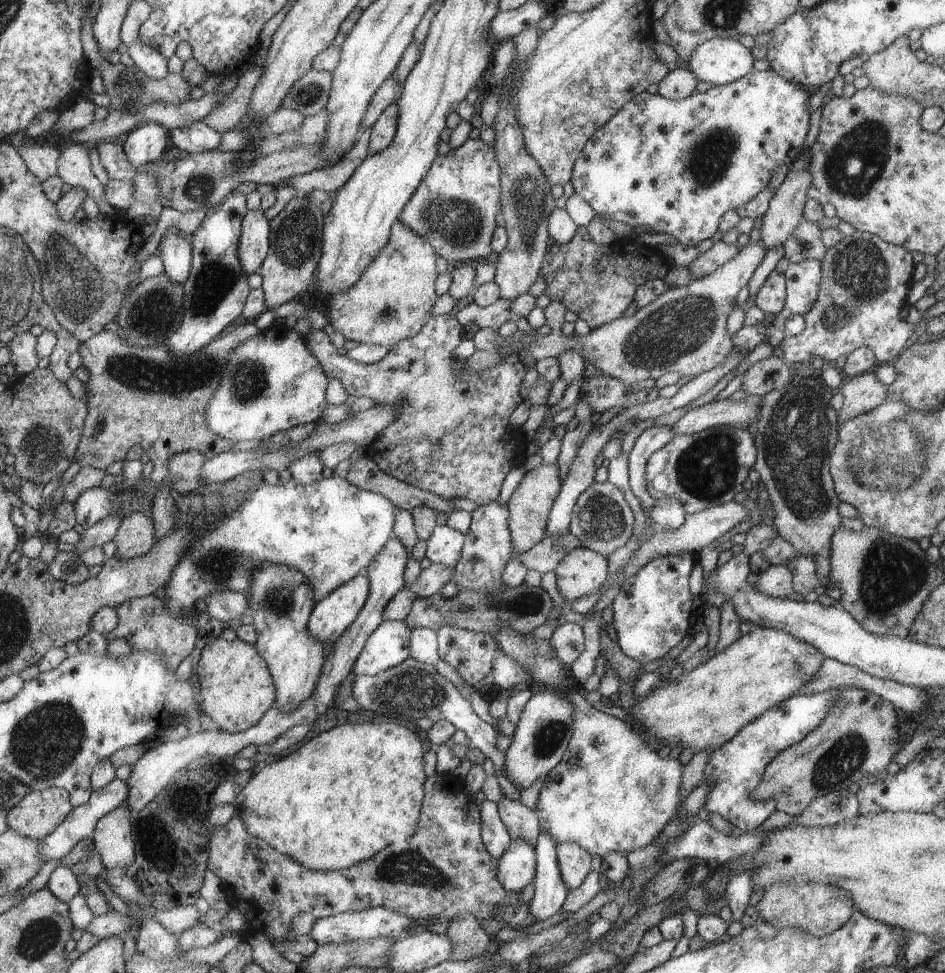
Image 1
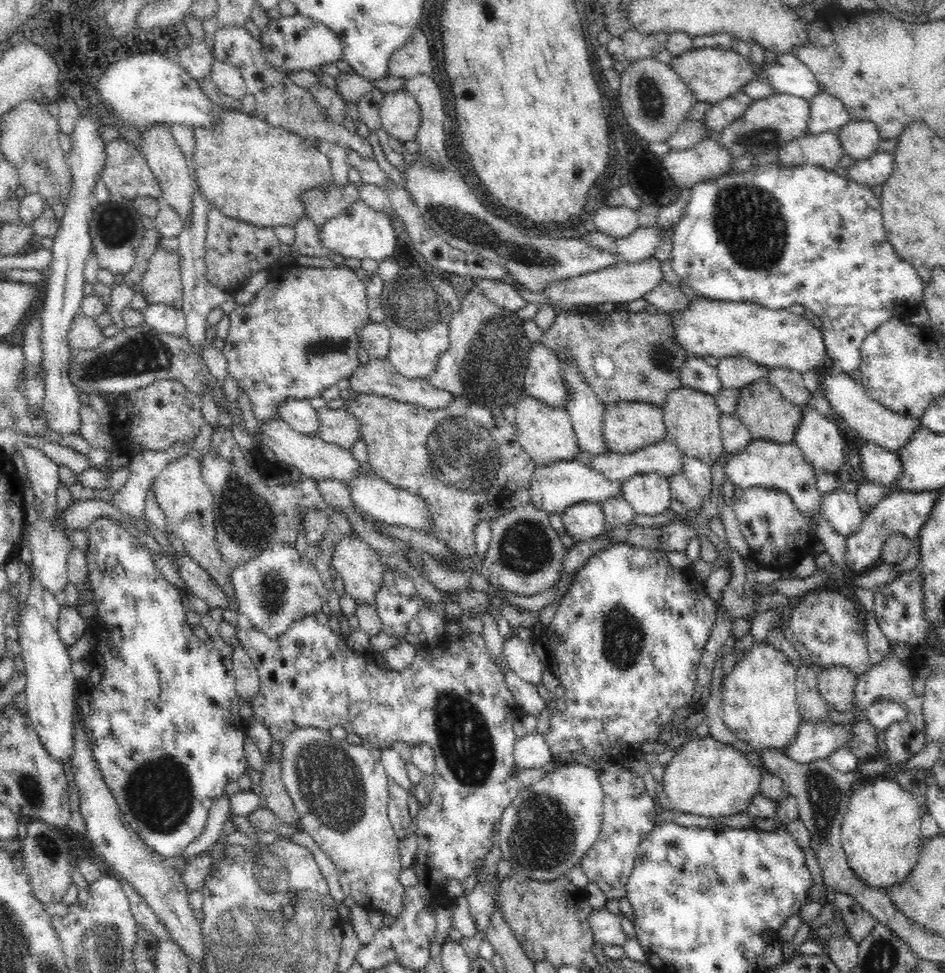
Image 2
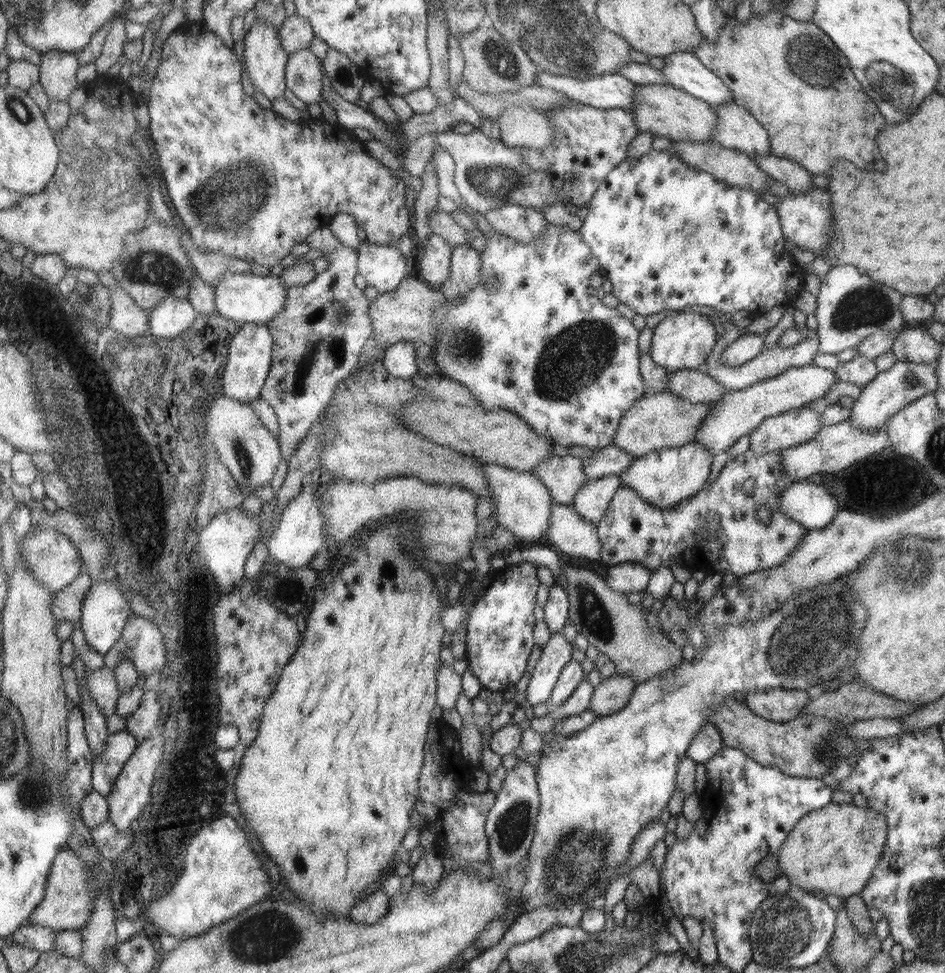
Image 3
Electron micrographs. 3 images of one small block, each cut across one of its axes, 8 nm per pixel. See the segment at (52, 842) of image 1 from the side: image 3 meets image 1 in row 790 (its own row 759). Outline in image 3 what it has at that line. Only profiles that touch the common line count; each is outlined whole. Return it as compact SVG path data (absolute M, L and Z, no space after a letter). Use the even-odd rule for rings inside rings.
M124 730L106 737L106 748L93 759L91 768L91 781L98 794L110 794L114 781L138 745L139 741Z

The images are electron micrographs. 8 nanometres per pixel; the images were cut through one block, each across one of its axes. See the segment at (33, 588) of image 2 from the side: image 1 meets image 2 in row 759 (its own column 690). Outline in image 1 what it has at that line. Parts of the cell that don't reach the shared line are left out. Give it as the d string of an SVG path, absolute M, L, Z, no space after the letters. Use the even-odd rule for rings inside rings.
M720 37L707 40L692 54L685 66L698 80L710 84L727 85L744 78L754 69L754 54L742 46L738 38L722 40Z

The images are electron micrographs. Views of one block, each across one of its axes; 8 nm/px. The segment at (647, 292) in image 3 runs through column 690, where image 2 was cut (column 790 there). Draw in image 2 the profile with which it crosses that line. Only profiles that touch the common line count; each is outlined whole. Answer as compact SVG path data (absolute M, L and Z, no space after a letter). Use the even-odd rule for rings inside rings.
M769 163L759 167L751 166L748 170L730 170L716 178L702 179L686 192L689 198L685 213L674 226L672 260L670 262L674 272L682 278L685 285L694 288L700 297L708 297L712 301L750 301L772 310L790 309L793 304L801 304L806 308L808 315L816 314L822 321L821 330L824 331L825 346L829 357L833 359L836 370L850 373L859 368L861 362L861 346L870 331L876 330L883 322L894 317L903 316L910 308L916 308L923 301L925 282L917 270L908 262L904 262L897 252L892 250L880 212L880 200L876 198L868 186L854 182L842 175L836 174L822 167L806 165L785 166L782 163Z

